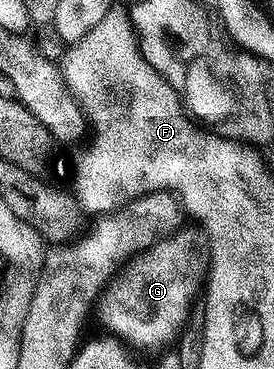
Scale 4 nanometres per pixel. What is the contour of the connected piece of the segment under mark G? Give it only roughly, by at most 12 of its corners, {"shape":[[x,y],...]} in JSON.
{"shape":[[186,227],[137,254],[100,298],[107,330],[157,350],[208,273]]}

